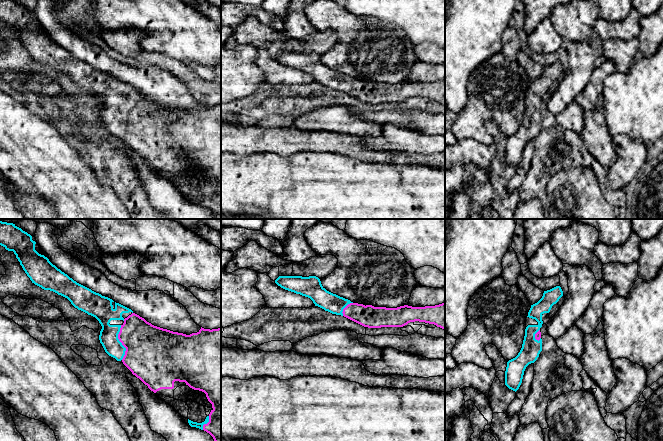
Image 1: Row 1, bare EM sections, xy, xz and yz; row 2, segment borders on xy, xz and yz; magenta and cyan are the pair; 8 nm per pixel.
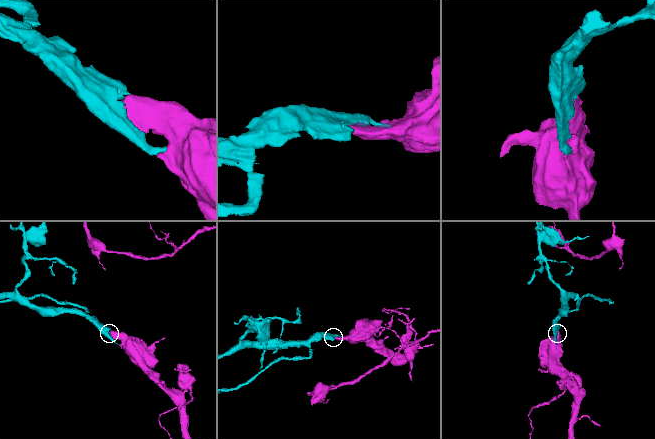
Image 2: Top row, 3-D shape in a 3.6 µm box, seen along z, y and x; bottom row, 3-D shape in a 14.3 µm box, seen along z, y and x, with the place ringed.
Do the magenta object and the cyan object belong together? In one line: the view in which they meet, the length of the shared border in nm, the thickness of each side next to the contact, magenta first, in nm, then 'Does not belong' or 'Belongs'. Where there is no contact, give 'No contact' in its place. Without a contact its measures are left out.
Touches magenta in xy. Shared border 280 nm. Thickness 380 nm (magenta) against 150 nm. Belongs

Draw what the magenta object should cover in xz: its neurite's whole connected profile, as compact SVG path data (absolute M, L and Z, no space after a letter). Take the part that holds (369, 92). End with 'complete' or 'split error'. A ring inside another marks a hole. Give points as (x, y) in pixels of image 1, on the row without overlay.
M279 52L275 59L285 66L310 74L315 82L325 87L344 92L364 103L403 103L410 98L419 97L434 100L445 106L445 78L425 83L365 82L327 67L316 52Z; split error

